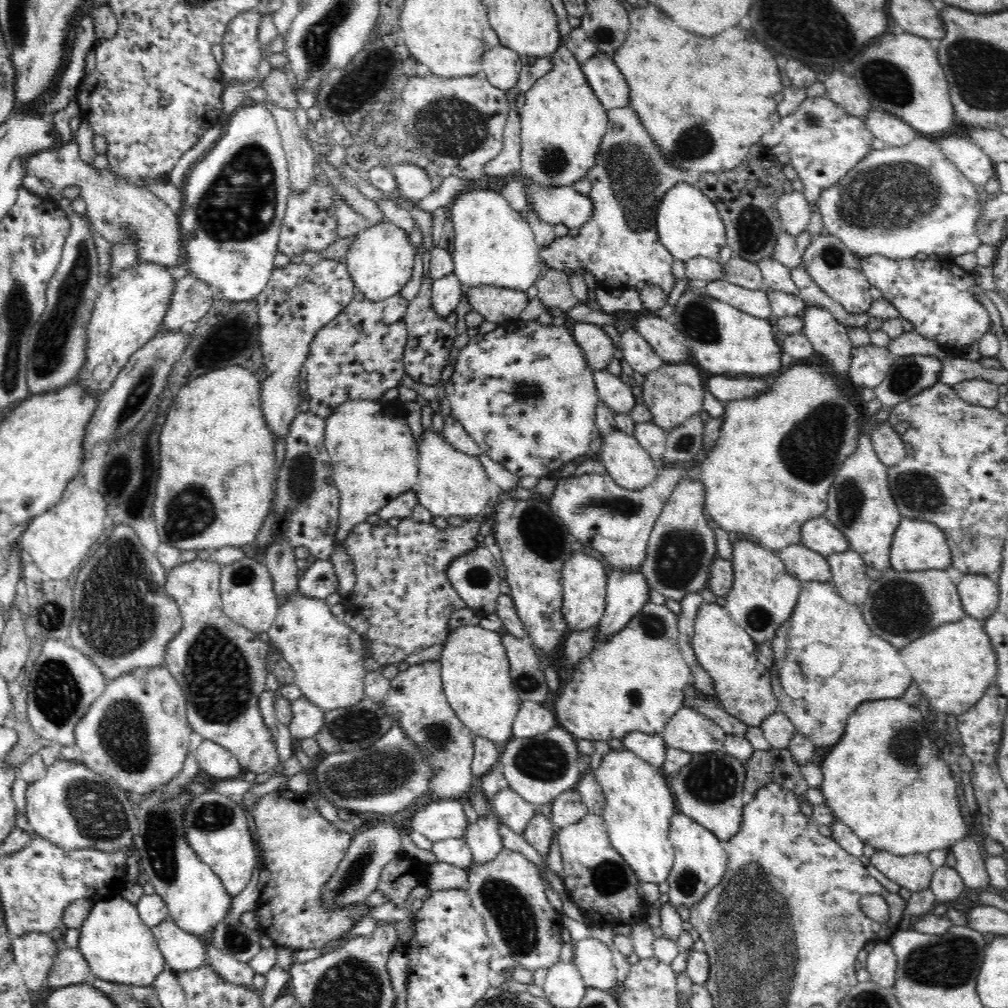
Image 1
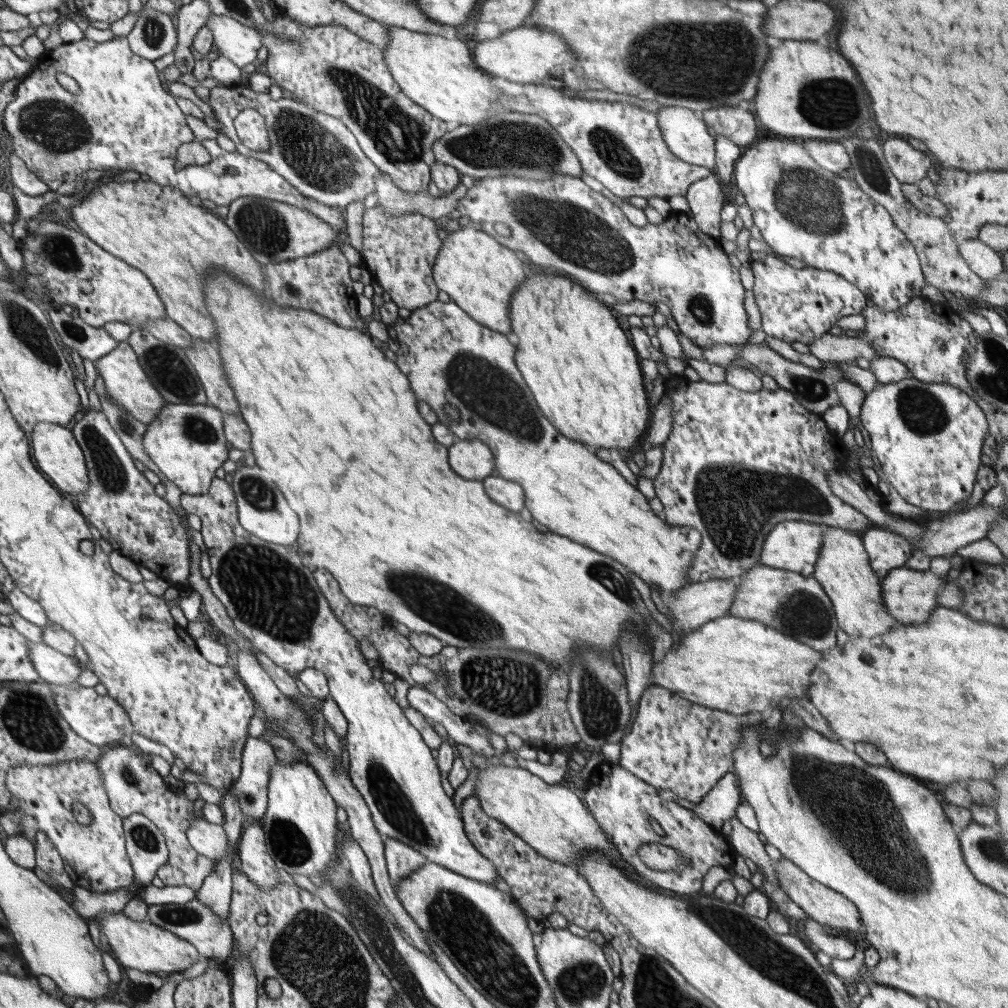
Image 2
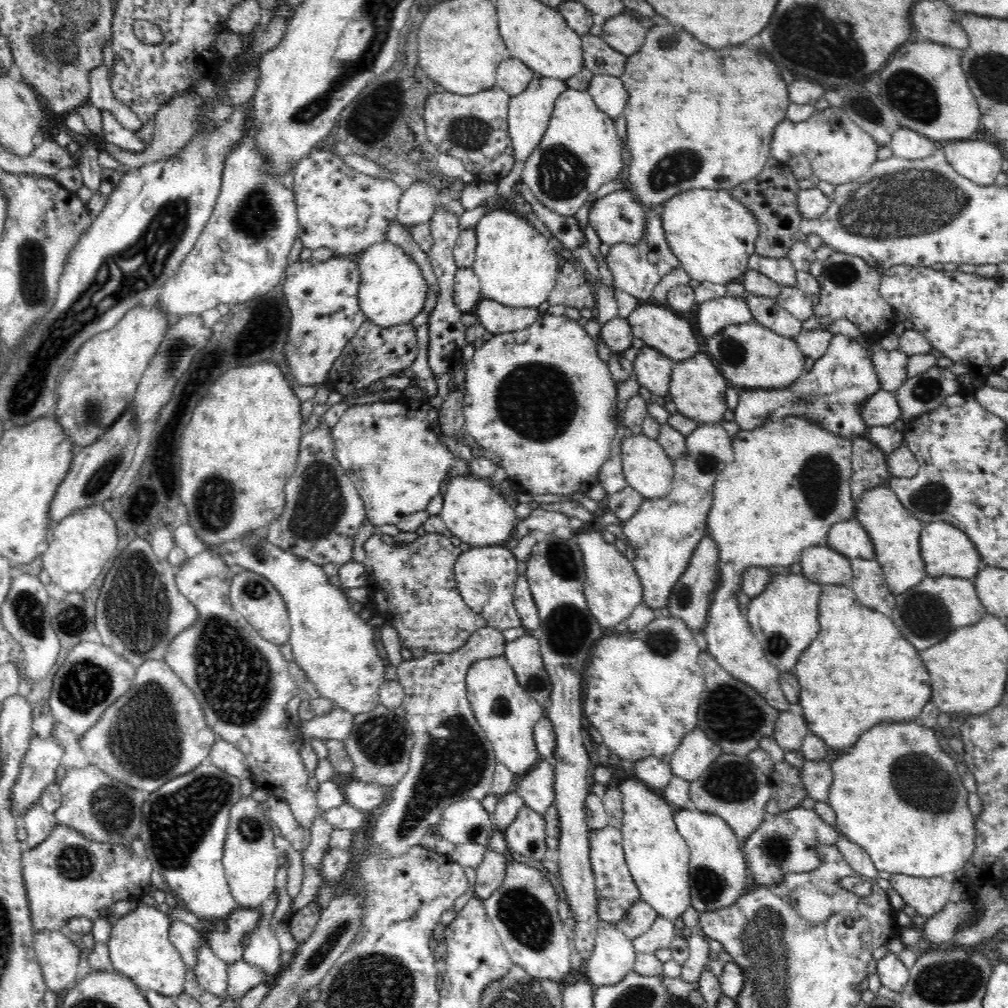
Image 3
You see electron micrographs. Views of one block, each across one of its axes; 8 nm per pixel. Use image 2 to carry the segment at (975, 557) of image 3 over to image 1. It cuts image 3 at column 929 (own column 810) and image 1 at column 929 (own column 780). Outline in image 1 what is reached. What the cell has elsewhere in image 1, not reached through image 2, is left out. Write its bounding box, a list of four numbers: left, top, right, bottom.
[890,518,952,572]

